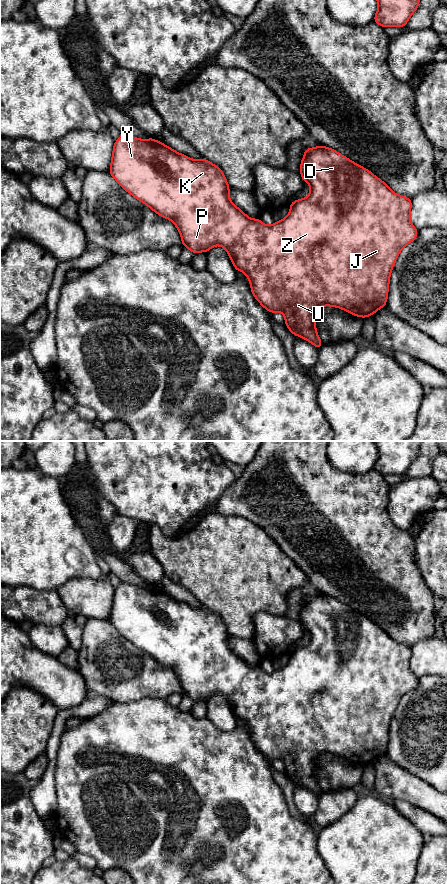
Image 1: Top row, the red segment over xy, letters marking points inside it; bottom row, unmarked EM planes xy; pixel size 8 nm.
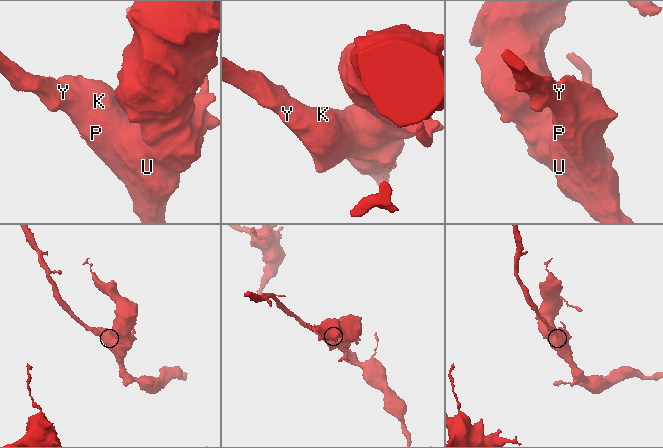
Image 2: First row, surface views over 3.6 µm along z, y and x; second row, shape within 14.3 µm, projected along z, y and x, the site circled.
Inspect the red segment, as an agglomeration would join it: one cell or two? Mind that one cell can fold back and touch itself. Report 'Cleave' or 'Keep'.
Keep

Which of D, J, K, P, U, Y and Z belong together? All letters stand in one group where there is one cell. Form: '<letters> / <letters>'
D J K P U Y Z

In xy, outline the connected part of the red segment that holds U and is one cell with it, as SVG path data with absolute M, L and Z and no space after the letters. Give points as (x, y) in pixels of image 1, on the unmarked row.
M122 582L114 591L112 608L108 620L125 639L134 644L137 648L143 650L156 662L163 666L170 667L181 683L182 694L187 695L193 702L199 700L207 701L216 693L222 694L227 699L235 718L239 718L246 722L251 732L250 738L263 756L268 758L271 762L274 760L283 761L285 764L285 774L291 781L294 784L300 784L301 786L308 788L318 798L324 792L320 788L315 775L318 757L321 754L333 754L347 759L356 765L366 766L385 755L388 746L390 722L397 705L406 693L417 686L419 680L410 668L410 658L412 656L412 648L410 646L394 641L386 631L376 625L372 620L361 613L354 611L336 598L322 593L314 596L306 596L300 611L300 623L303 629L307 630L311 636L309 644L292 649L290 651L289 662L284 667L275 670L270 674L266 674L260 667L250 667L240 656L231 650L229 646L229 638L231 636L227 631L223 619L218 614L202 605L199 608L193 608L164 593L161 589L154 588L151 584L148 588L142 588L134 584Z

